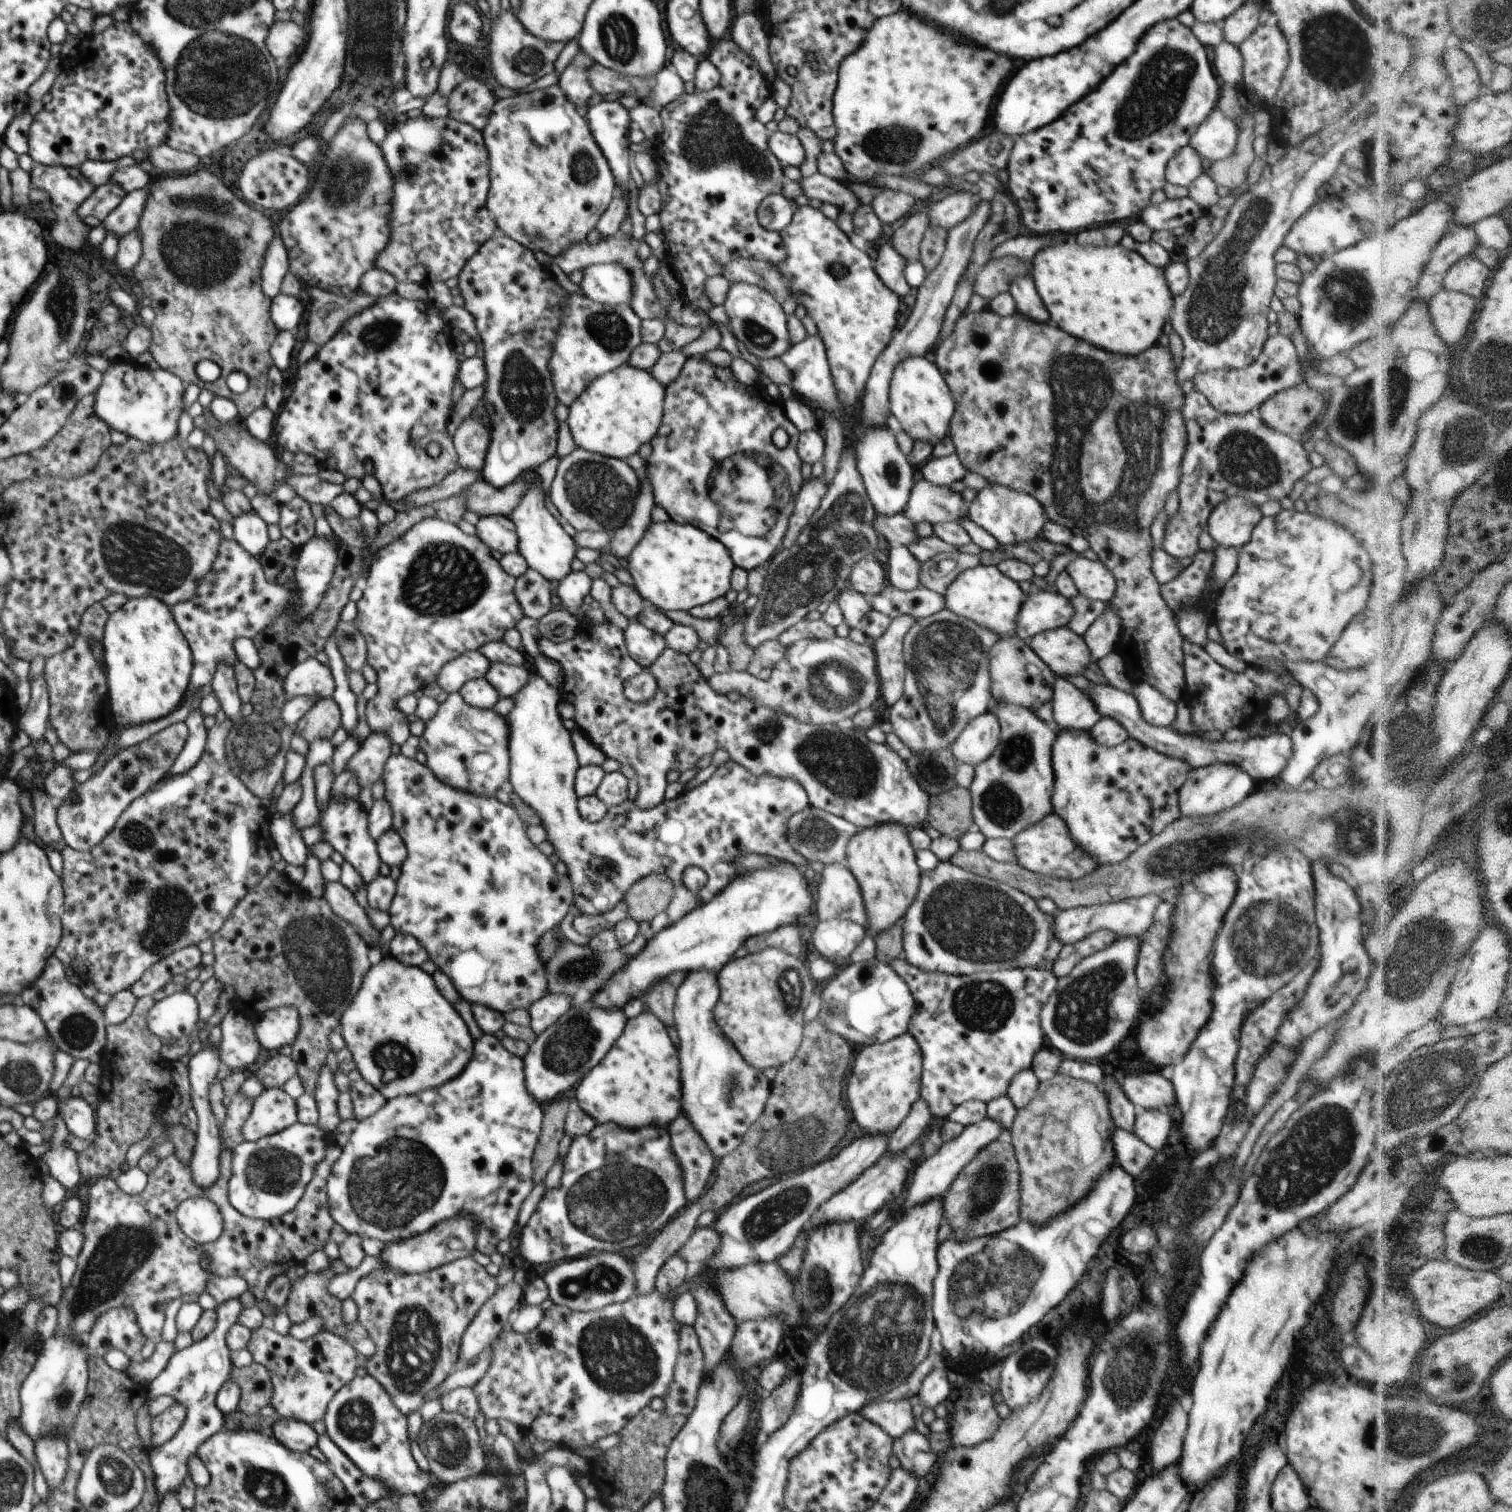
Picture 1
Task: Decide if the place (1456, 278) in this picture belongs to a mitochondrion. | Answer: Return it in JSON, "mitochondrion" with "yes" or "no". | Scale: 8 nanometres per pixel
{"mitochondrion":"no"}

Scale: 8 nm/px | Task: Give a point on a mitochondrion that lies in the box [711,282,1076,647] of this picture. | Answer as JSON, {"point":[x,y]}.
{"point":[843,530]}

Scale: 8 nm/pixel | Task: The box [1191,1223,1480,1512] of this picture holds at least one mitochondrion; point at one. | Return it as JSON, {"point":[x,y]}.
{"point":[1429,1431]}

